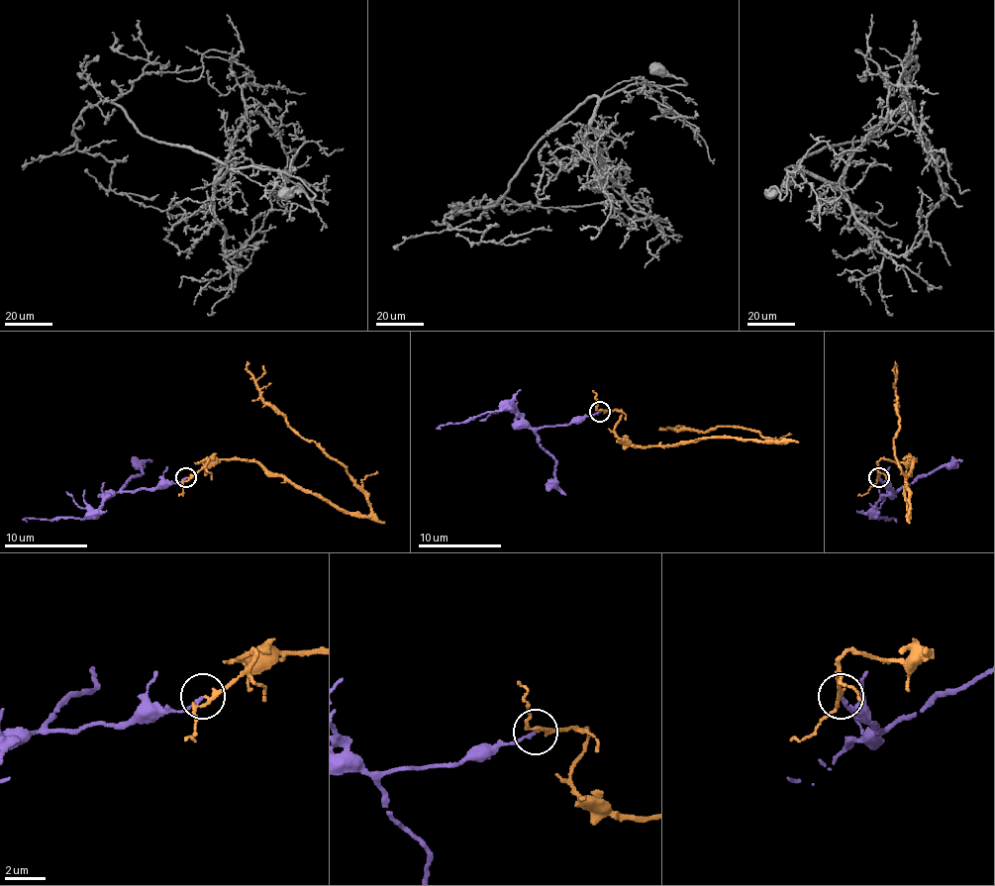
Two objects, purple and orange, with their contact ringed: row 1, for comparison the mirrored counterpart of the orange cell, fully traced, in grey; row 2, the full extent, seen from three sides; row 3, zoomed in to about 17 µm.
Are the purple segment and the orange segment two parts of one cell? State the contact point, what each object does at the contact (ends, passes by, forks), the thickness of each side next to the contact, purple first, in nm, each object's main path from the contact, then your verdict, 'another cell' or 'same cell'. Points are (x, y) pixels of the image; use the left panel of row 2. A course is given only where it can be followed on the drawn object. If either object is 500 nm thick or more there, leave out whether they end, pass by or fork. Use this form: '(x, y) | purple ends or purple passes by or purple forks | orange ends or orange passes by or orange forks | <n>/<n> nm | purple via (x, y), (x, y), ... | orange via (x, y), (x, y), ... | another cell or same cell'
(186, 477) | purple ends | orange passes by | 150/160 nm | purple via (186, 477), (178, 483), (159, 483), (153, 489), (114, 491), (83, 518), (23, 520) | orange via (186, 477), (207, 460), (256, 460), (340, 508), (370, 512), (342, 464), (263, 400), (247, 360) | same cell

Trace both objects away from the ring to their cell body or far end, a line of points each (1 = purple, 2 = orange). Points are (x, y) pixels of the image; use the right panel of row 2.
1: (879, 477), (895, 491), (889, 491), (874, 506), (874, 514), (879, 518), (895, 520)
2: (879, 477), (879, 462), (914, 460), (906, 489), (908, 516), (910, 495), (893, 442), (900, 427), (895, 360)

